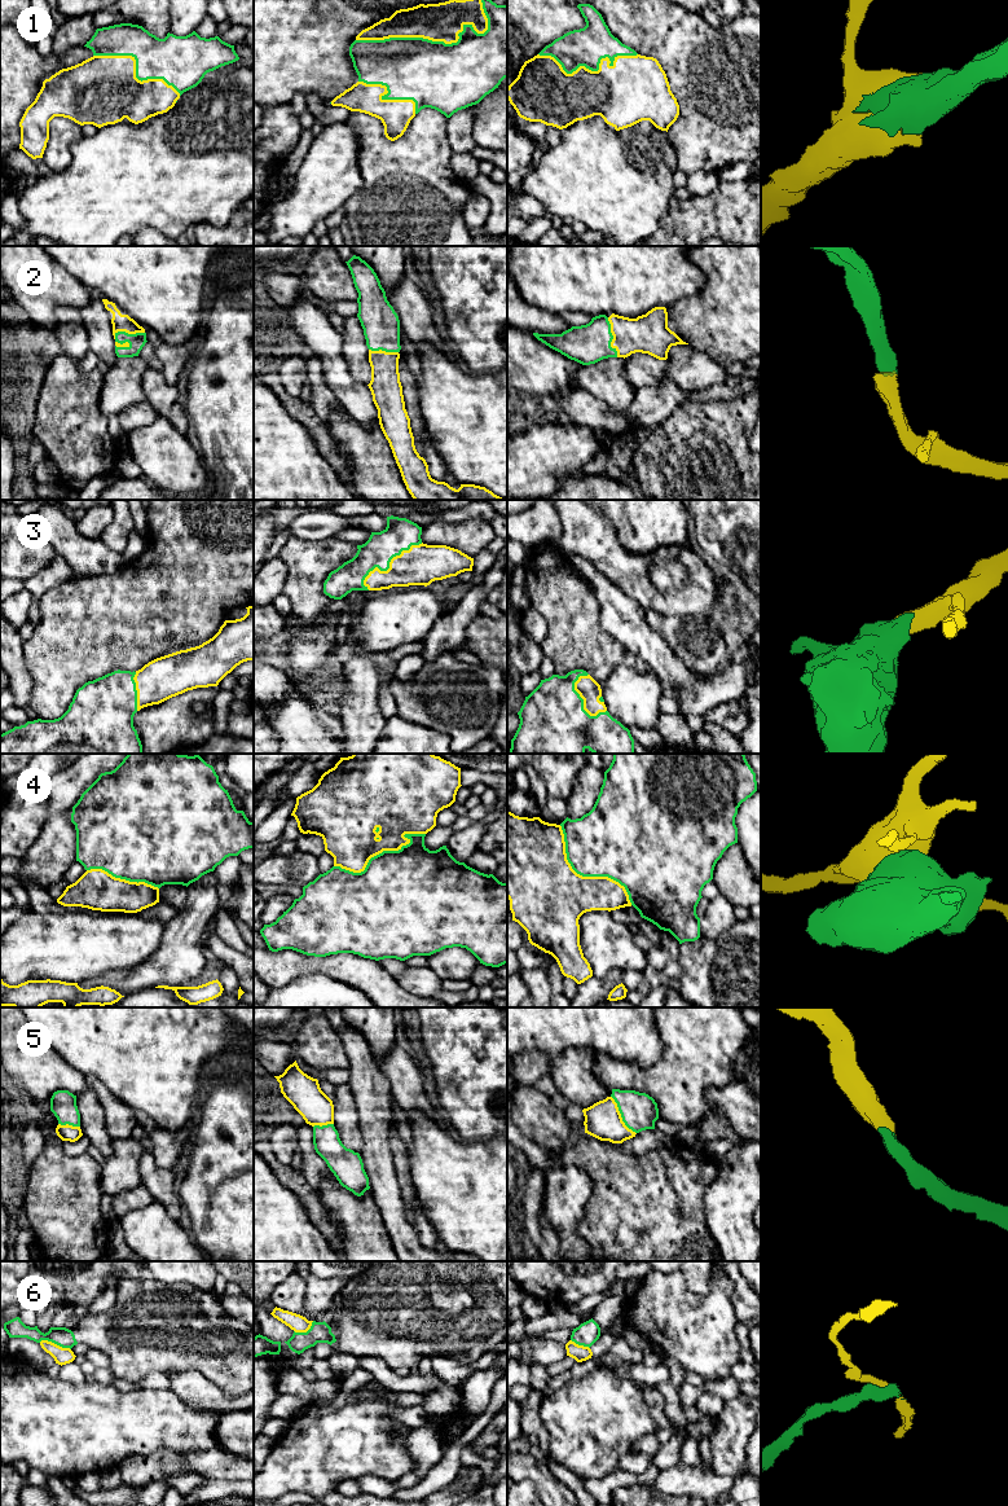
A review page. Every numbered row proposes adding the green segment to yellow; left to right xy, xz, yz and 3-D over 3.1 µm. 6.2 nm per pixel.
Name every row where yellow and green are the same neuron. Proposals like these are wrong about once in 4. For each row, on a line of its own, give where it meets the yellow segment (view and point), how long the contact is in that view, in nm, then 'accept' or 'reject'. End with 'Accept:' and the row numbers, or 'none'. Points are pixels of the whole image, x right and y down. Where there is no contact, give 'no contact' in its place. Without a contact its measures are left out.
1: xz (430, 39) | 850 nm | accept
2: yz (613, 337) | 260 nm | accept
3: xz (390, 563) | 460 nm | accept
4: xz (383, 850) | 600 nm | reject
5: yz (620, 1115) | 280 nm | accept
6: xy (53, 1343) | 200 nm | reject
Accept: 1, 2, 3, 5

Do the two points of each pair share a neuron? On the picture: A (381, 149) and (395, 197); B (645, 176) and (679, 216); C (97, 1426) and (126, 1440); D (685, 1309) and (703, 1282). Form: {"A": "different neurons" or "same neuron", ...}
{"A": "same neuron", "B": "different neurons", "C": "same neuron", "D": "different neurons"}

